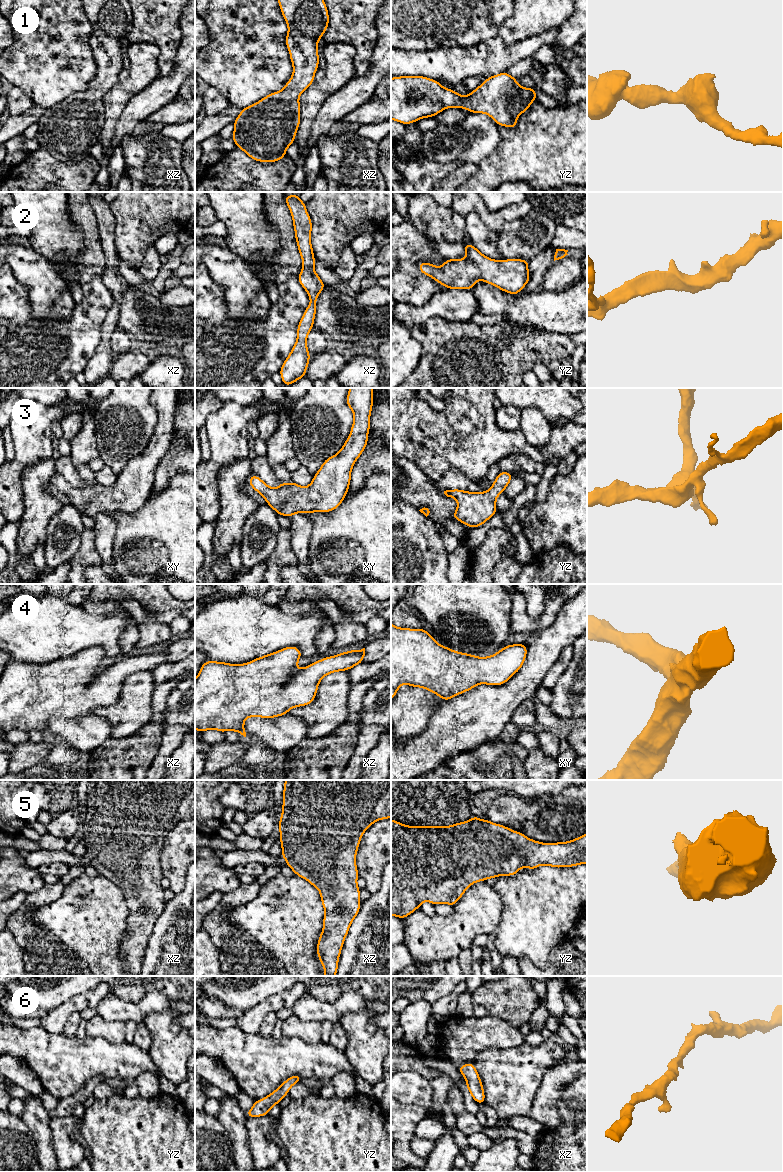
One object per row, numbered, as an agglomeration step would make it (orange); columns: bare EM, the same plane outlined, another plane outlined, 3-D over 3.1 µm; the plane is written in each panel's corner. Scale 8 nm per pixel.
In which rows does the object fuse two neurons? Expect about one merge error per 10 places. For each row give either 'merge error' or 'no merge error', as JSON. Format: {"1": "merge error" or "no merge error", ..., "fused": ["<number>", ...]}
{"1": "no merge error", "2": "no merge error", "3": "no merge error", "4": "no merge error", "5": "no merge error", "6": "no merge error", "fused": []}

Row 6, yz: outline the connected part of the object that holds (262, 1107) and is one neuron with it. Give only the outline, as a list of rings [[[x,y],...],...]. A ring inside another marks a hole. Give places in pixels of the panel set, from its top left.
[[[297,1074],[289,1077],[271,1094],[261,1100],[254,1101],[253,1107],[246,1112],[246,1117],[262,1117],[269,1114],[271,1108],[274,1105],[279,1104],[281,1100],[289,1093],[290,1088],[299,1082],[302,1082],[302,1077],[300,1075]]]

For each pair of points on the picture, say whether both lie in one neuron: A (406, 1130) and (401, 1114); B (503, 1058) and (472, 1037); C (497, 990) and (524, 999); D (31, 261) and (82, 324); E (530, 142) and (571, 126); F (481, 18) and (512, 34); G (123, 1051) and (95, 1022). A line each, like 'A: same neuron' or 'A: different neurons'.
A: same neuron
B: different neurons
C: same neuron
D: different neurons
E: same neuron
F: different neurons
G: different neurons

